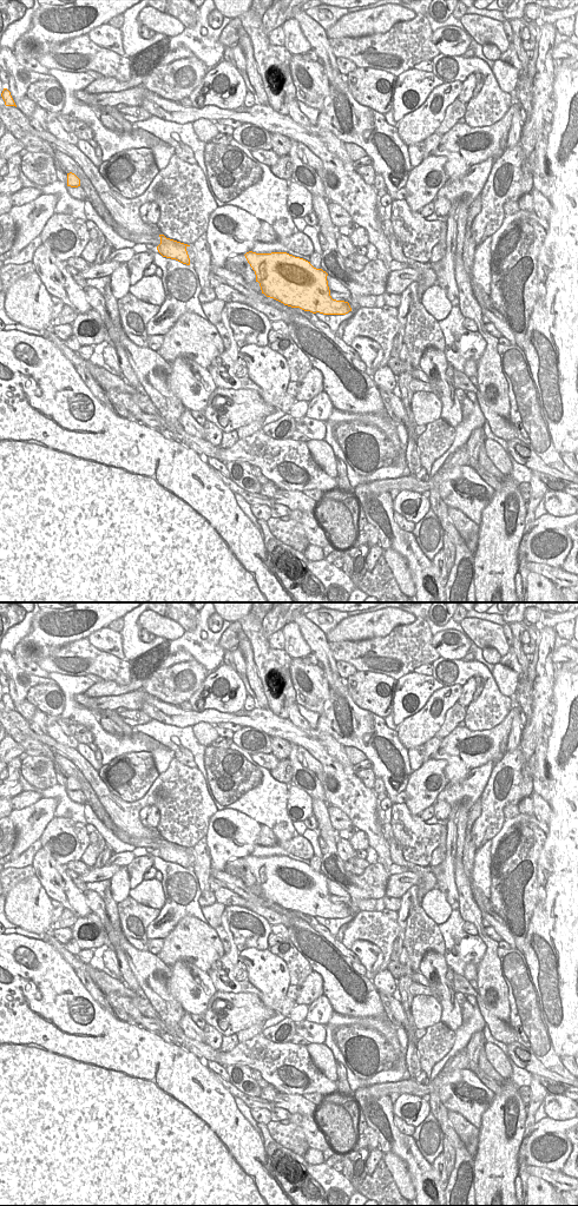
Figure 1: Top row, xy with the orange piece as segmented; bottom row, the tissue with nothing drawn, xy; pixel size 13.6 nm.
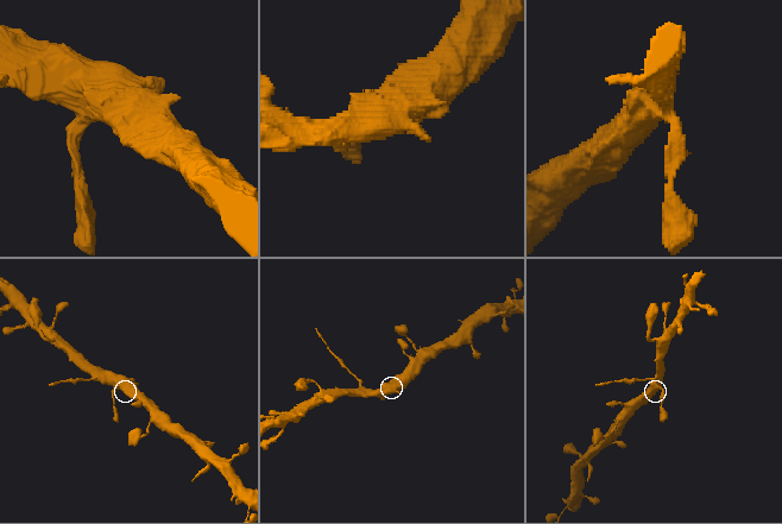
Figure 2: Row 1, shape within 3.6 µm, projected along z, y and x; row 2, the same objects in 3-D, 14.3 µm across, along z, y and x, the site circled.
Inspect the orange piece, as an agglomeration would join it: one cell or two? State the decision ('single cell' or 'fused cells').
fused cells

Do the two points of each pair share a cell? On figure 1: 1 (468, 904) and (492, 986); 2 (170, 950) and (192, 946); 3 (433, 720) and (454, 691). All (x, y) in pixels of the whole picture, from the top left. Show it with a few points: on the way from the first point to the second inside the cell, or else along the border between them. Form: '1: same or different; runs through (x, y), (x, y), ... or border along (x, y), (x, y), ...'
1: same; runs through (478, 924), (481, 934), (491, 944), (491, 966)
2: same; runs through (176, 950), (186, 946)
3: same; runs through (440, 714), (444, 702), (447, 698)

